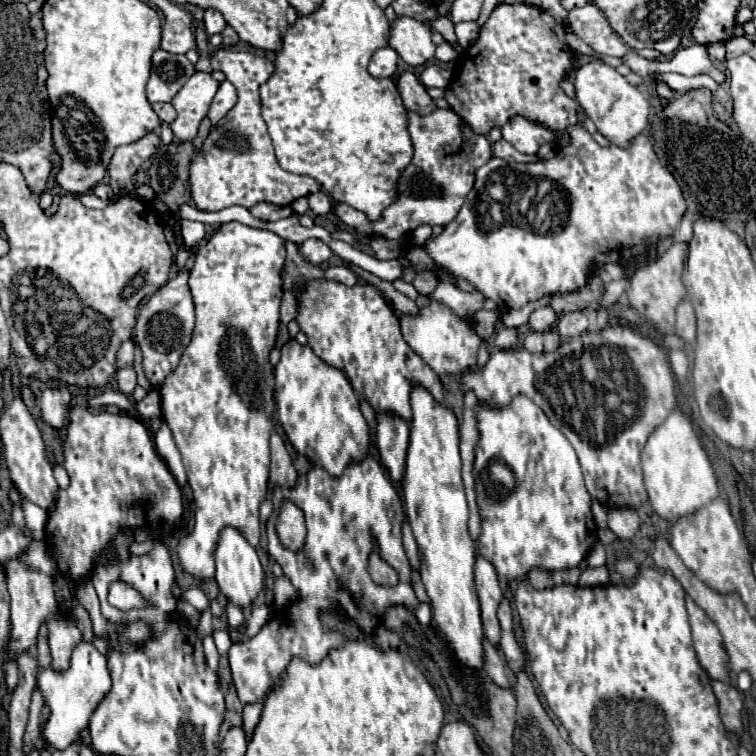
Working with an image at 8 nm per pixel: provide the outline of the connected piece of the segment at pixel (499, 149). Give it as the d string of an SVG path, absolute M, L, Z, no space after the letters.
M499 140L499 142L493 142L493 154L497 158L503 158L507 162L535 162L537 156L527 156L527 154L521 154L517 152L507 140Z

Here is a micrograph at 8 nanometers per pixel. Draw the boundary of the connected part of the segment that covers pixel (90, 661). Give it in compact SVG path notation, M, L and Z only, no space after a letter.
M81 642L71 656L71 666L65 672L55 672L51 668L43 668L39 672L37 684L41 688L41 694L45 702L51 708L51 718L43 728L41 738L55 748L63 750L67 748L81 732L83 726L87 726L93 710L97 704L105 698L105 694L111 690L111 674L107 668L107 656L101 654L93 642Z

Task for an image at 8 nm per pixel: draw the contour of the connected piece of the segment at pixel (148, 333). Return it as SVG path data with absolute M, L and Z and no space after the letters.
M189 270L179 272L155 296L151 296L151 300L143 304L137 314L135 340L143 352L143 372L153 388L157 388L175 370L175 364L179 364L179 356L183 354L183 348L191 340L195 310L193 310L187 278L189 278Z

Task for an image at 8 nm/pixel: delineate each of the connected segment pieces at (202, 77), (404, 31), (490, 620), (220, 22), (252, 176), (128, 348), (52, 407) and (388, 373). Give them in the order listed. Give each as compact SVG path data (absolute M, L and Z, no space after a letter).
M195 72L175 94L171 104L177 110L177 120L171 122L171 130L177 140L193 140L197 136L199 122L207 116L217 88L219 82L211 74Z
M409 16L395 18L389 32L389 46L409 66L421 66L435 56L435 44L431 42L429 26Z
M481 556L475 562L475 586L479 594L479 604L481 604L481 620L483 620L483 632L487 640L497 646L499 640L499 620L497 620L497 606L503 598L503 592L499 588L497 572L491 562L483 560Z
M213 8L205 10L205 18L203 18L203 22L205 22L205 30L207 30L209 36L211 36L211 34L219 34L219 32L223 32L223 28L227 26L225 18L221 16L221 12L219 12L219 10L213 10Z
M217 50L211 58L211 66L213 70L221 70L237 88L237 104L209 130L209 136L191 160L189 182L195 206L207 212L217 212L233 204L251 208L259 202L289 206L301 196L319 192L321 184L317 180L283 170L275 158L265 120L261 118L259 98L259 84L263 84L263 80L267 80L275 70L273 62L261 54Z
M127 340L127 342L123 342L121 344L121 348L117 350L117 366L119 368L127 368L127 366L131 366L133 364L133 342L131 340Z
M67 386L63 388L47 388L39 398L39 408L43 412L43 420L53 428L63 428L67 422L67 412L71 408L71 392Z
M311 280L311 282L307 282L305 292L297 294L297 300L299 300L297 322L299 322L301 330L307 334L309 346L313 348L313 352L327 364L347 372L347 378L349 378L353 390L359 392L367 402L371 402L371 406L375 408L377 414L387 412L393 416L401 416L403 420L411 420L409 394L415 384L425 386L437 400L445 398L445 390L443 390L439 376L403 340L401 330L399 330L399 320L397 320L393 308L387 302L383 302L383 296L375 286L371 286L371 284L345 286L341 282Z

